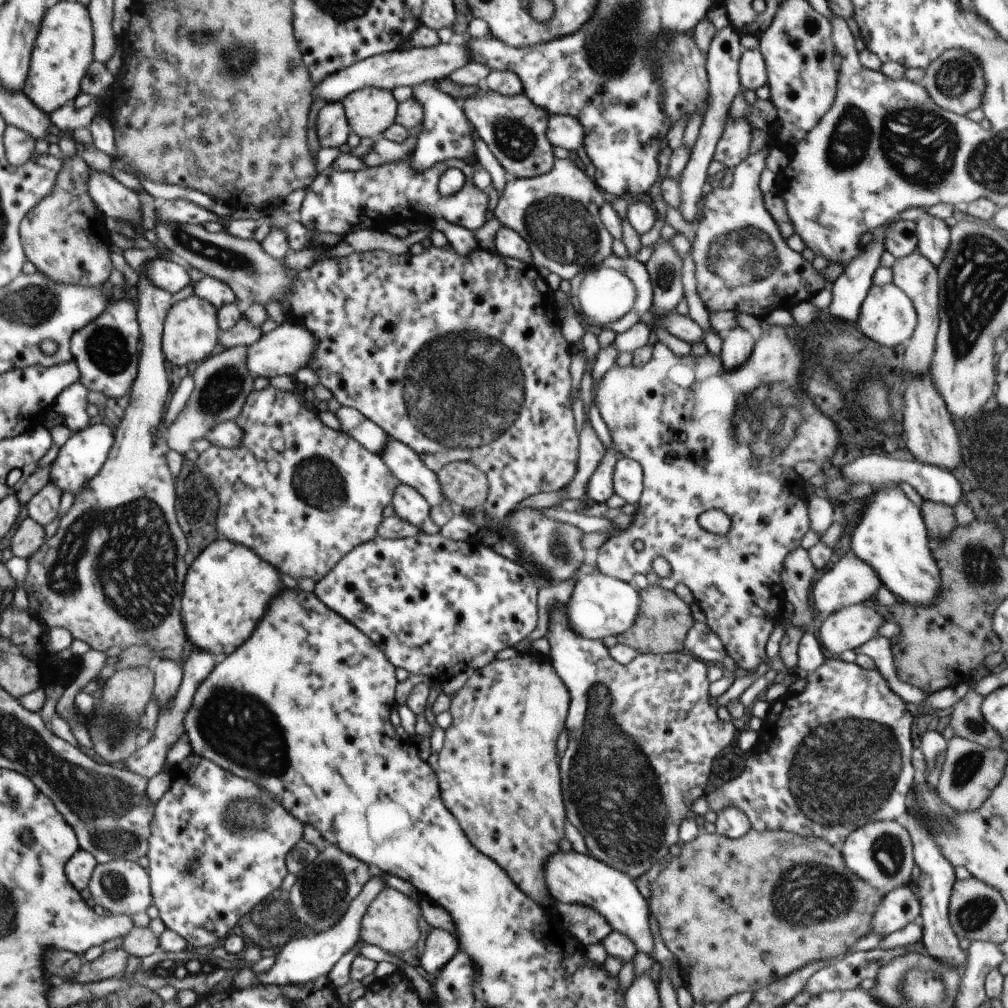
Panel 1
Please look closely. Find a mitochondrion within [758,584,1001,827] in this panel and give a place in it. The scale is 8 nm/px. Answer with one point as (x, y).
(966, 767)

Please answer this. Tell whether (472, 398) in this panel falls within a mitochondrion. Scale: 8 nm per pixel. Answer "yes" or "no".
yes

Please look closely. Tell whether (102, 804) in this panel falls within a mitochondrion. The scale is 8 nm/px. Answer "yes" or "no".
yes

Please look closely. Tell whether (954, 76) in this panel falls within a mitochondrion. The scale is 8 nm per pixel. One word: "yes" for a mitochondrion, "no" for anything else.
yes

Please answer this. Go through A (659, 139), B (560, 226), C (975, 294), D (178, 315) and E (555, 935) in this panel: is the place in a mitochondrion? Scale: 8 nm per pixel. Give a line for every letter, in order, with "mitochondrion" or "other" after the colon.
A: other
B: mitochondrion
C: mitochondrion
D: other
E: other

